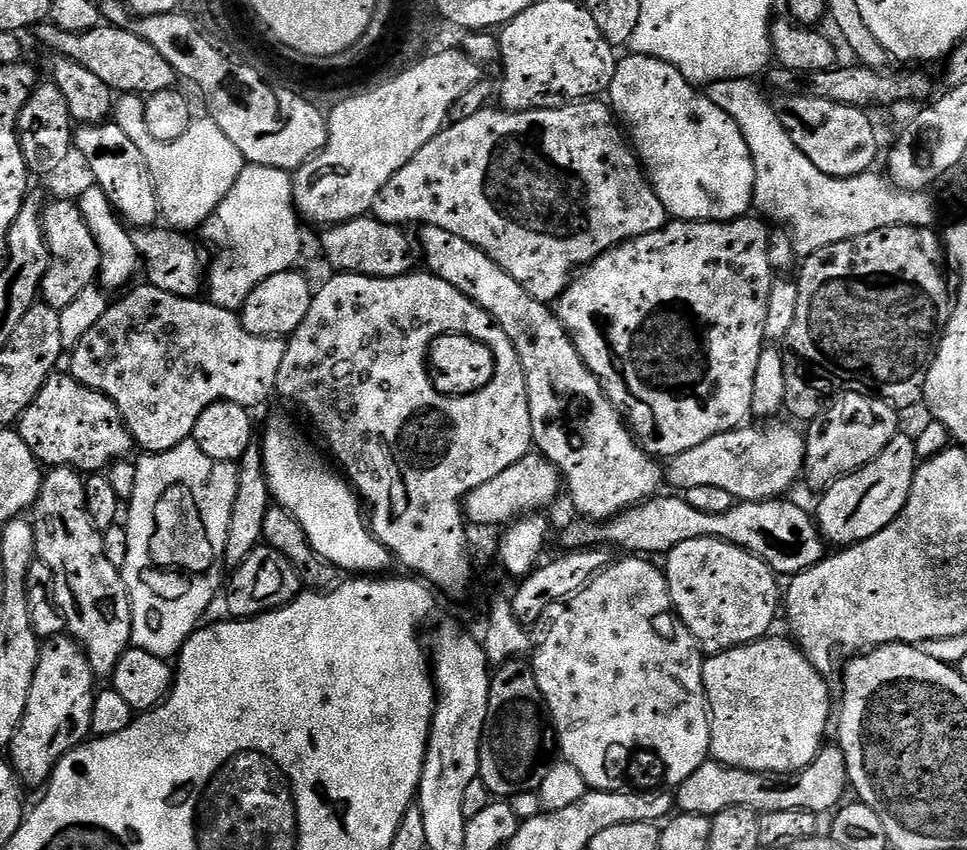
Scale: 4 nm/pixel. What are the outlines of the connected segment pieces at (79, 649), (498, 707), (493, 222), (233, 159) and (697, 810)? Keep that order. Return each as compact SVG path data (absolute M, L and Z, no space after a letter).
M61 634L47 637L40 645L38 654L38 670L34 670L34 682L30 686L30 698L26 702L26 714L18 726L18 734L14 734L12 747L8 749L7 759L12 761L14 770L29 789L47 785L52 772L62 762L66 754L79 748L93 735L91 716L98 693L98 678L92 672L90 658L86 658L86 650L73 636Z
M527 659L507 660L495 669L486 726L480 743L480 775L479 779L488 787L489 793L496 798L511 798L527 792L539 792L540 784L546 778L550 765L553 763L556 733L552 727L552 718L548 715L548 706L544 703L542 690L538 690L536 675Z
M593 98L582 100L578 104L567 104L561 108L532 108L528 112L509 112L496 106L489 106L470 118L449 123L434 139L426 142L426 146L422 146L422 150L418 150L418 154L414 154L414 158L410 158L410 162L406 162L406 166L402 166L402 170L398 170L398 174L394 174L390 182L386 182L386 186L382 186L378 198L372 203L375 219L397 226L416 224L415 226L450 230L450 234L458 234L458 238L466 238L466 242L478 246L478 250L482 250L491 260L498 262L498 266L502 266L502 270L506 270L506 274L510 274L510 278L514 278L514 282L521 284L535 300L545 302L559 300L560 295L572 283L577 270L591 264L603 252L608 252L617 244L625 244L628 240L662 230L670 220L664 203L658 198L656 189L648 181L611 107L607 103L599 104L600 102L599 99Z
M124 94L114 104L114 122L146 157L146 166L150 166L150 174L154 178L154 190L158 194L163 223L172 230L199 229L204 225L222 198L230 194L234 182L238 182L246 167L245 158L238 146L234 146L234 142L222 134L222 130L211 118L203 119L193 119L182 138L174 138L174 142L158 142L158 138L154 138L146 126L144 100L141 97Z
M825 746L808 768L791 774L738 770L710 758L675 789L674 804L683 814L709 818L718 815L722 810L730 810L730 806L750 806L758 813L774 810L832 812L845 799L844 791L847 793L849 788L844 751L838 746Z

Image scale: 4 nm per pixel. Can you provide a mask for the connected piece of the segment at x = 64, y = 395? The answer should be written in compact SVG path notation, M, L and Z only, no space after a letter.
M53 374L18 421L20 437L41 465L74 468L81 474L100 474L134 448L118 406L98 390L82 386L70 374Z

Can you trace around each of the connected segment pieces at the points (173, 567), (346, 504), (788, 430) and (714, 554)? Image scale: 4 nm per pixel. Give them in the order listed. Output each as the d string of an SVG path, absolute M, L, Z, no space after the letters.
M185 442L165 452L144 454L141 457L141 460L137 459L135 461L136 481L134 482L134 494L126 504L126 516L128 512L128 520L126 519L128 549L126 550L126 566L122 570L124 585L128 591L130 606L132 607L132 644L155 656L172 658L184 647L184 643L190 639L192 633L201 627L202 619L200 620L200 615L211 606L216 591L219 588L221 591L222 580L220 584L220 575L226 572L224 562L226 534L230 530L230 510L234 510L234 494L238 494L238 474L240 470L236 464L218 462L214 458L208 457L207 454L202 454L202 450L194 442Z
M276 416L269 422L268 429L264 432L262 451L264 453L264 473L272 491L273 501L279 507L285 508L291 516L298 518L302 530L306 530L306 538L310 538L310 546L314 546L314 550L318 550L318 554L322 554L322 558L334 562L334 566L338 566L341 573L344 574L387 573L384 571L394 564L394 557L372 533L356 489L339 471L331 472L320 461L319 454L308 445L307 438L286 417Z
M768 422L765 428L741 426L730 432L719 432L714 438L671 457L666 464L669 489L687 494L698 486L719 486L727 490L733 501L775 500L788 494L801 479L804 470L805 437L793 426Z
M694 538L690 542L682 542L682 546L674 546L666 554L668 560L662 564L664 577L668 579L668 589L672 599L672 607L676 615L690 630L690 634L700 645L705 654L728 652L743 644L753 644L756 640L765 639L776 620L776 611L782 608L782 584L779 584L777 573L771 566L762 562L754 554L744 548L734 546L725 540L710 538Z

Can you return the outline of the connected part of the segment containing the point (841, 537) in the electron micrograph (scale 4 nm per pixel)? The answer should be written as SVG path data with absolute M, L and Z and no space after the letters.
M897 434L890 446L886 446L886 450L878 454L878 458L874 458L857 472L834 481L821 495L824 497L821 498L820 505L814 508L814 519L820 525L821 536L829 545L861 544L863 540L868 540L886 526L890 526L890 522L900 516L910 498L914 474L918 467L915 439L911 435L904 435Z

